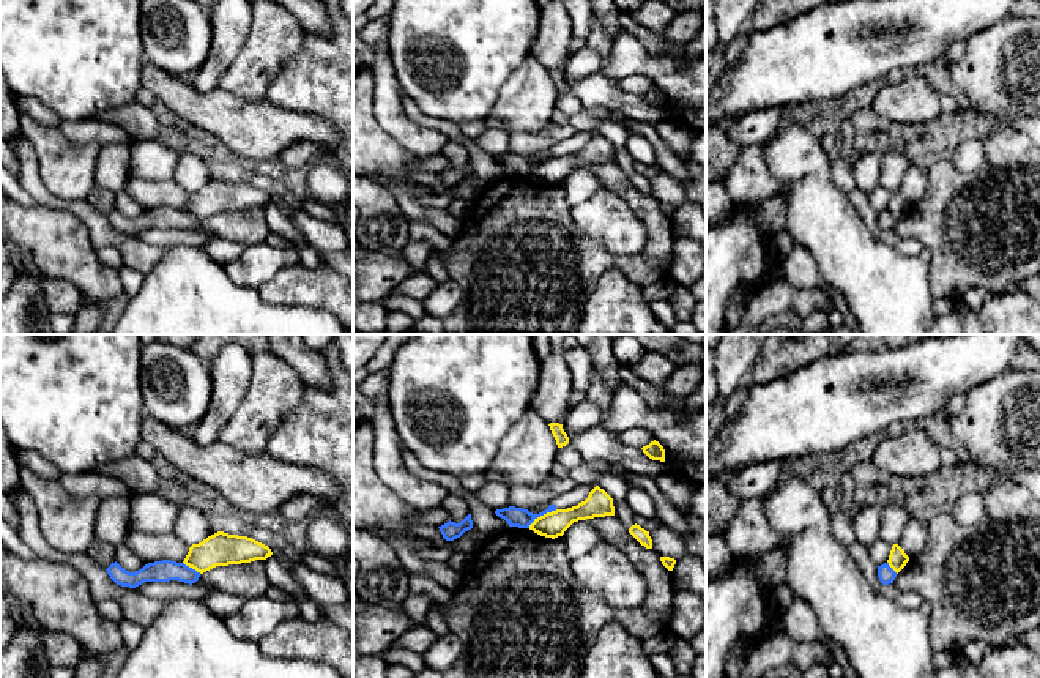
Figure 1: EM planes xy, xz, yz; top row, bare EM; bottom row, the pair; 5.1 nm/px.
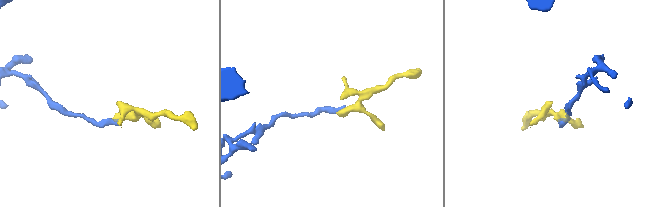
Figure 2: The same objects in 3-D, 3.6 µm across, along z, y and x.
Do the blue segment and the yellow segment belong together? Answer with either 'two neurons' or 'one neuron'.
two neurons

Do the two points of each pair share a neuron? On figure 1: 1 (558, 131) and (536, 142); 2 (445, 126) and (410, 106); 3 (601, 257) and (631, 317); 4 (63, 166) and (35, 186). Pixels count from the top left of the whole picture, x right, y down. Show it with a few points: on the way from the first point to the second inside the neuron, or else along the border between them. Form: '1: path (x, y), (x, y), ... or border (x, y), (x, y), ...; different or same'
1: path (553, 133), (541, 141); same
2: path (435, 123), (426, 122), (418, 115); same
3: border (640, 286), (618, 270), (607, 270), (586, 300); different
4: border (32, 145), (43, 185), (52, 194), (73, 201); different

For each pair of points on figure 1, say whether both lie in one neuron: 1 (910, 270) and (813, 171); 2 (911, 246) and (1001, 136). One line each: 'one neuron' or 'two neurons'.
1: one neuron
2: two neurons

